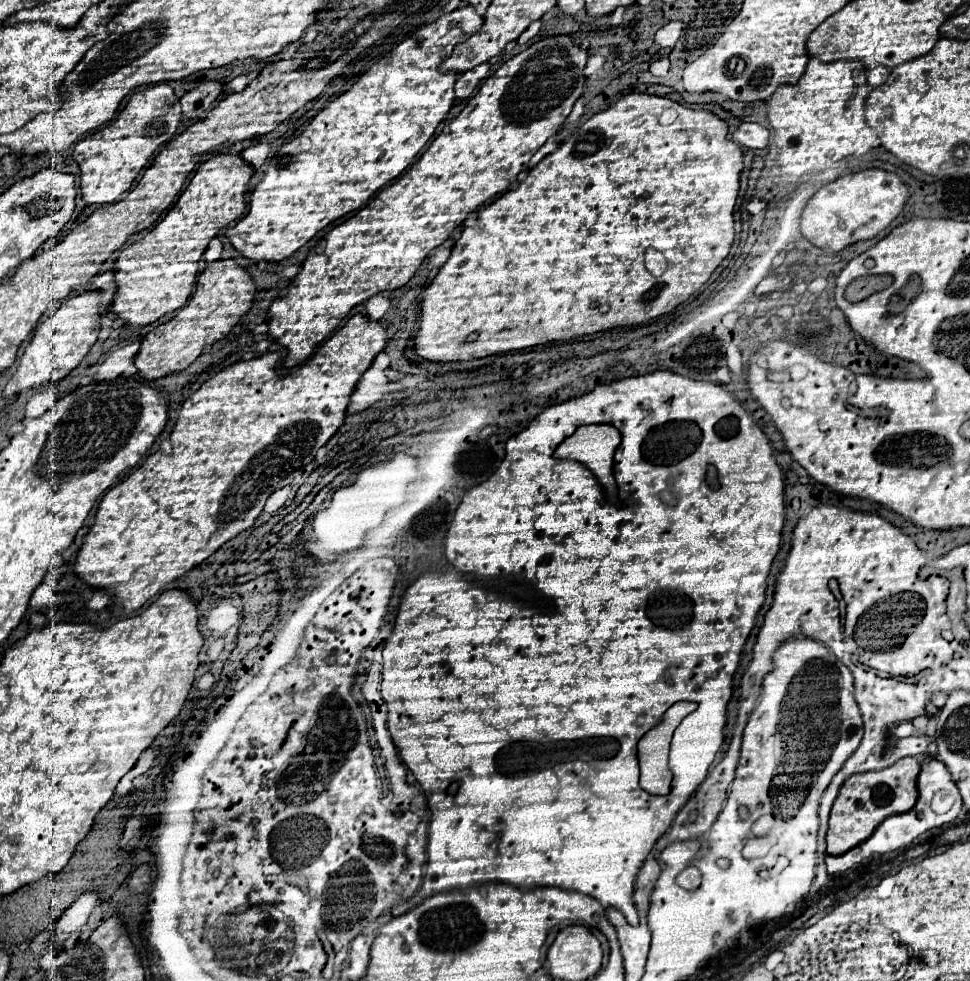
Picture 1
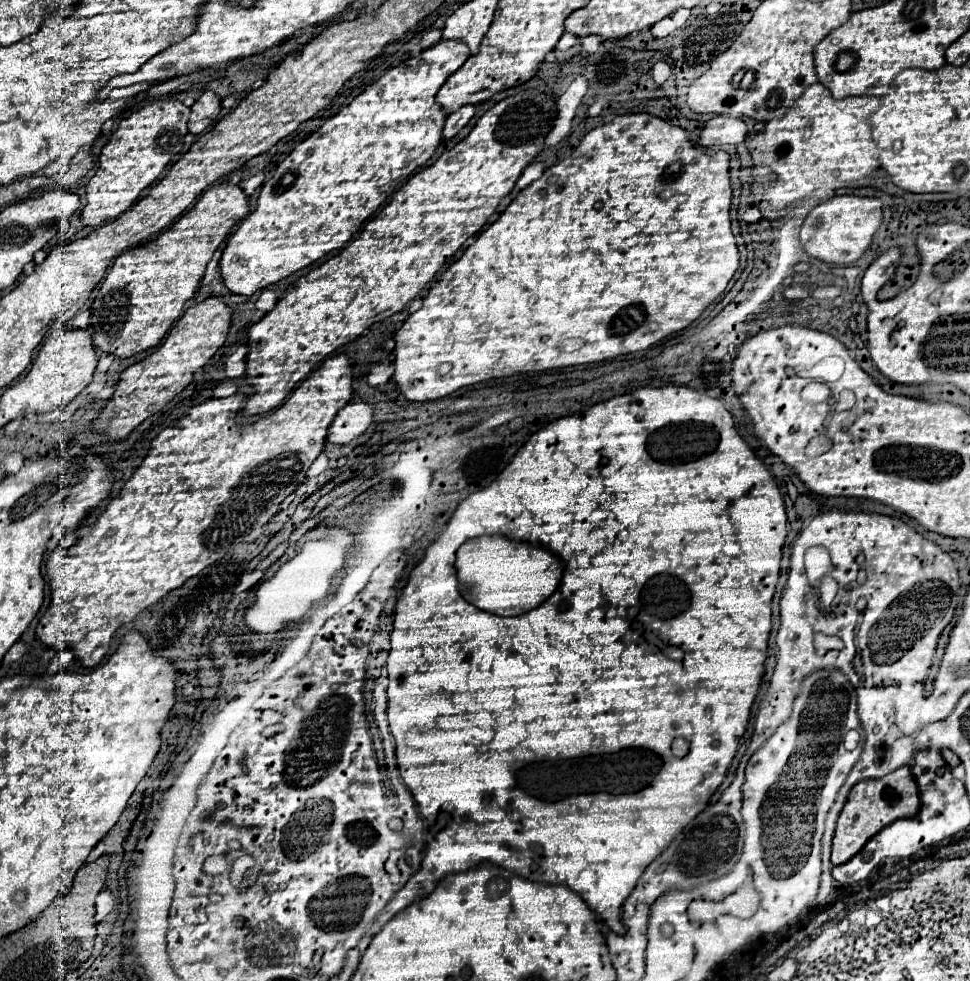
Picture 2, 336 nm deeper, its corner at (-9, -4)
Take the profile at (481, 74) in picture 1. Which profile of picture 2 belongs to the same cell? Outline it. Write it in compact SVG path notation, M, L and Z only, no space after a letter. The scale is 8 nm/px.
M469 104L469 106L461 106L457 112L449 114L447 116L447 122L445 122L445 128L443 128L443 136L445 138L453 138L475 114L475 106Z

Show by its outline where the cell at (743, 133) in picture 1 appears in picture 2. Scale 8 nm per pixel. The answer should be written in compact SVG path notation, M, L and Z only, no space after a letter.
M715 116L705 122L705 130L699 136L699 144L711 150L719 150L725 146L737 148L747 138L747 124L743 118L733 116Z

